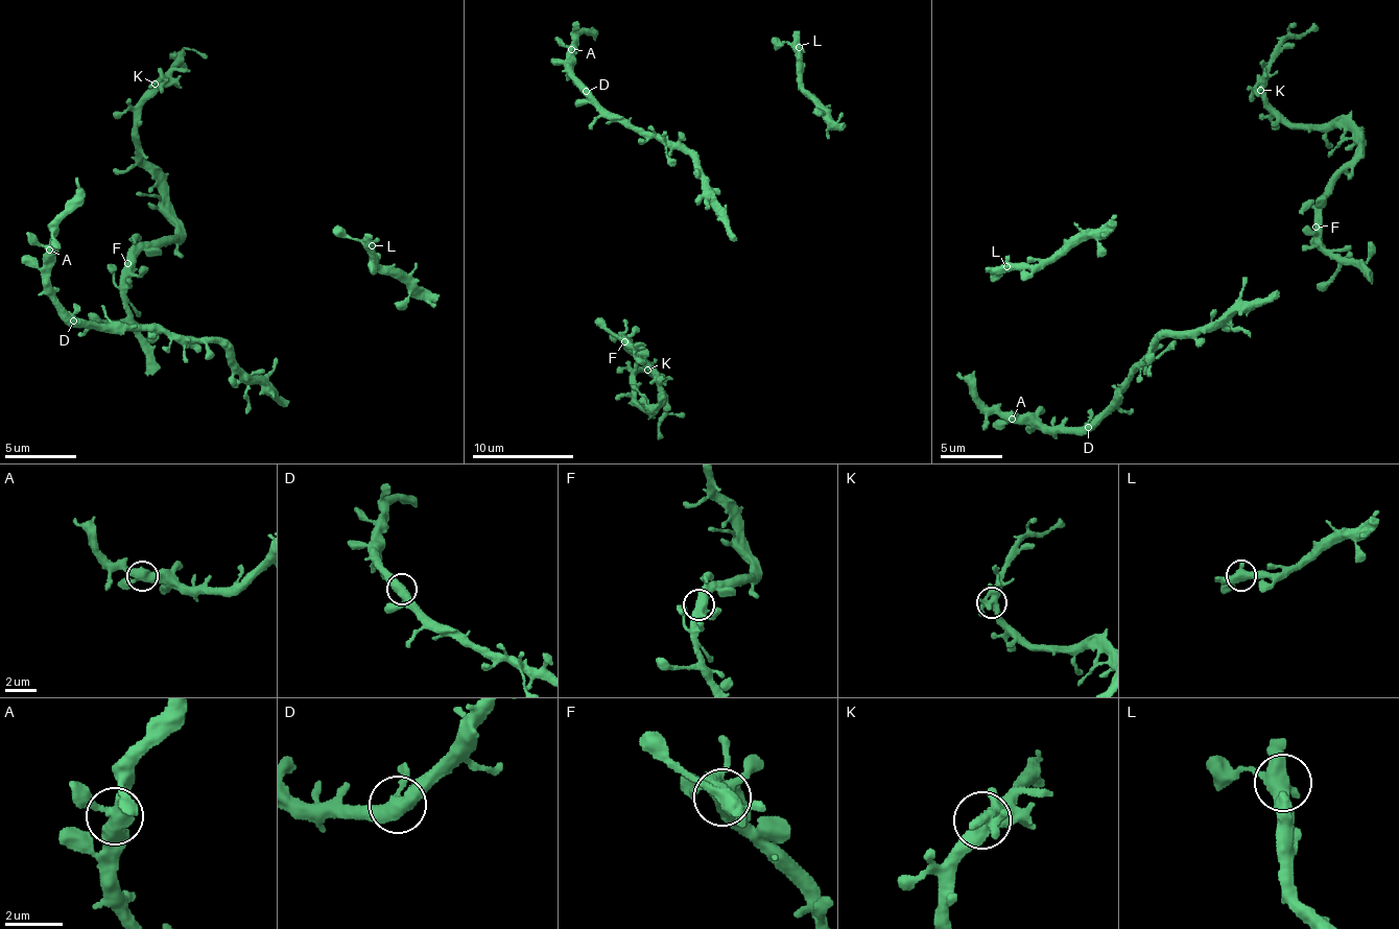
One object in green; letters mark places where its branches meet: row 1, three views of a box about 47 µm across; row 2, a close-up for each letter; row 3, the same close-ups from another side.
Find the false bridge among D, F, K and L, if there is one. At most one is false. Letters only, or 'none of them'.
none of them

